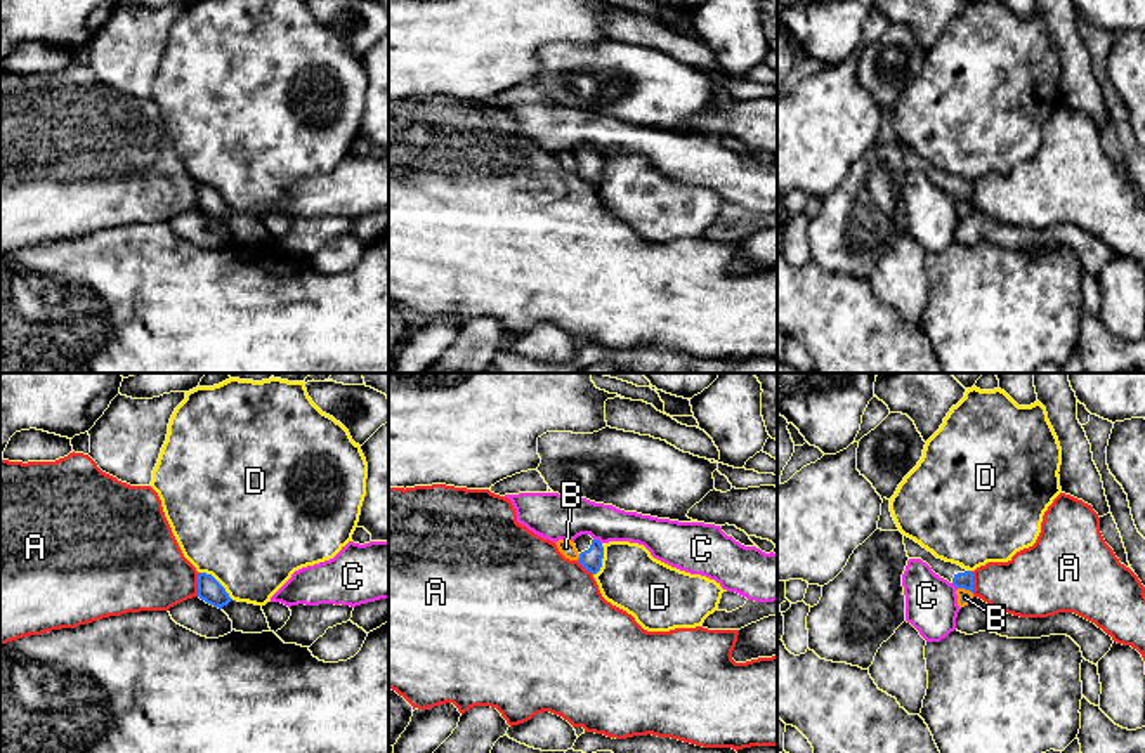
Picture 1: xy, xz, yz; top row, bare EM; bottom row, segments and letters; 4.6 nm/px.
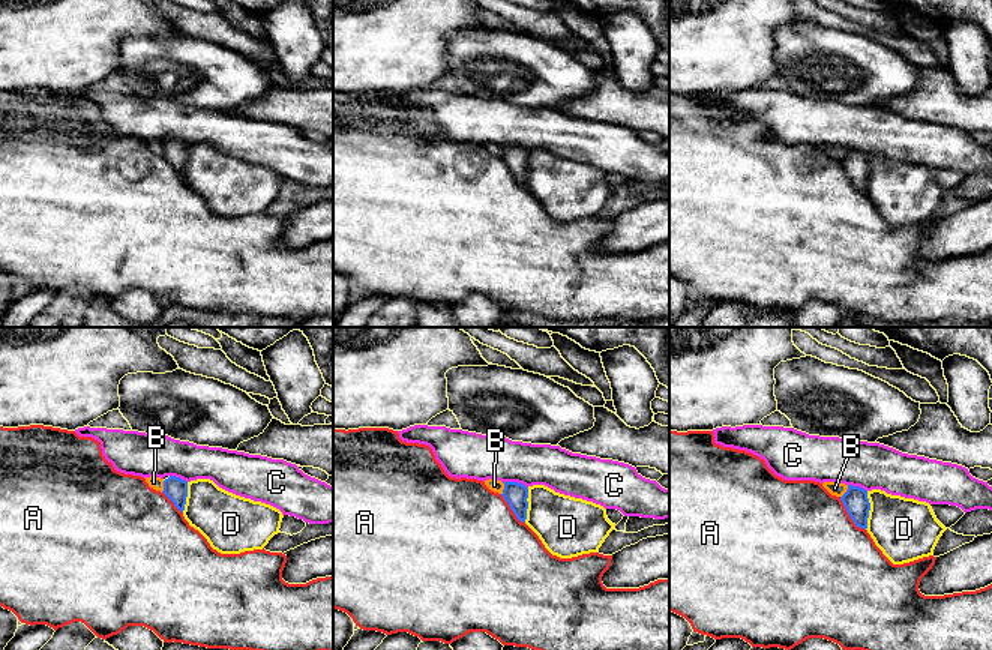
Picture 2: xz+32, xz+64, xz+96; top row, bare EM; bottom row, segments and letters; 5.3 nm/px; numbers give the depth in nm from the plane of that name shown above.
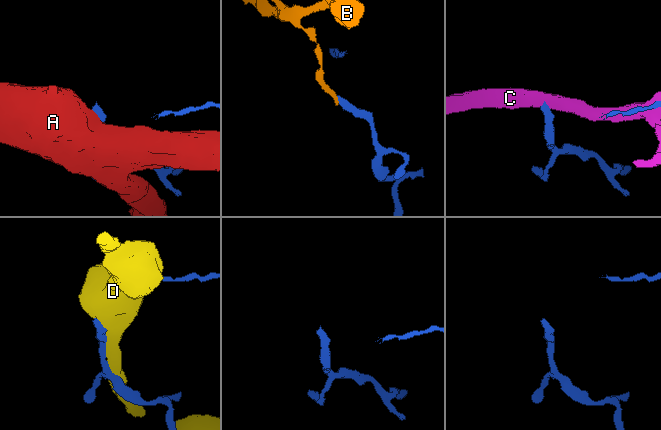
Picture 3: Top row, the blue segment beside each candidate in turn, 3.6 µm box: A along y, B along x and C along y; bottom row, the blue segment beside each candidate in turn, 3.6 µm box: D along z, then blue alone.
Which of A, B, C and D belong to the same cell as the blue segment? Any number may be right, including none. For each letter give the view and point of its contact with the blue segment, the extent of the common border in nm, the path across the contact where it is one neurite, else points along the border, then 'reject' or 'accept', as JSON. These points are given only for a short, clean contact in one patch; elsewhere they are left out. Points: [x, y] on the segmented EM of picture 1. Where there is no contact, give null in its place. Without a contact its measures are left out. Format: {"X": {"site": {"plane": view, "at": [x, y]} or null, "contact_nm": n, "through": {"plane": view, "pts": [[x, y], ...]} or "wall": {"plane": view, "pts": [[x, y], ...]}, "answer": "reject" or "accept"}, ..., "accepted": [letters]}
{"A": {"site": {"plane": "xy", "at": [198, 585]}, "contact_nm": 110, "answer": "reject"}, "B": {"site": {"plane": "yz", "at": [965, 589]}, "contact_nm": 80, "wall": {"plane": "yz", "pts": [[956, 589], [967, 589], [972, 594]]}, "answer": "reject"}, "C": {"site": {"plane": "xz", "at": [597, 540]}, "contact_nm": 50, "answer": "reject"}, "D": {"site": {"plane": "xy", "at": [217, 582]}, "contact_nm": 200, "answer": "reject"}, "accepted": []}

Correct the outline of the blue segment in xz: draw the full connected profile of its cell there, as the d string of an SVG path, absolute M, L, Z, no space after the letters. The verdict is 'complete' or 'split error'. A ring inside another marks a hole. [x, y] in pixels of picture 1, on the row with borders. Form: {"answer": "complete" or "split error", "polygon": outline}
{"answer": "split error", "polygon": "M581 534L574 540L576 550L579 553L578 562L597 574L602 567L604 547L599 540L593 540L590 534Z"}

